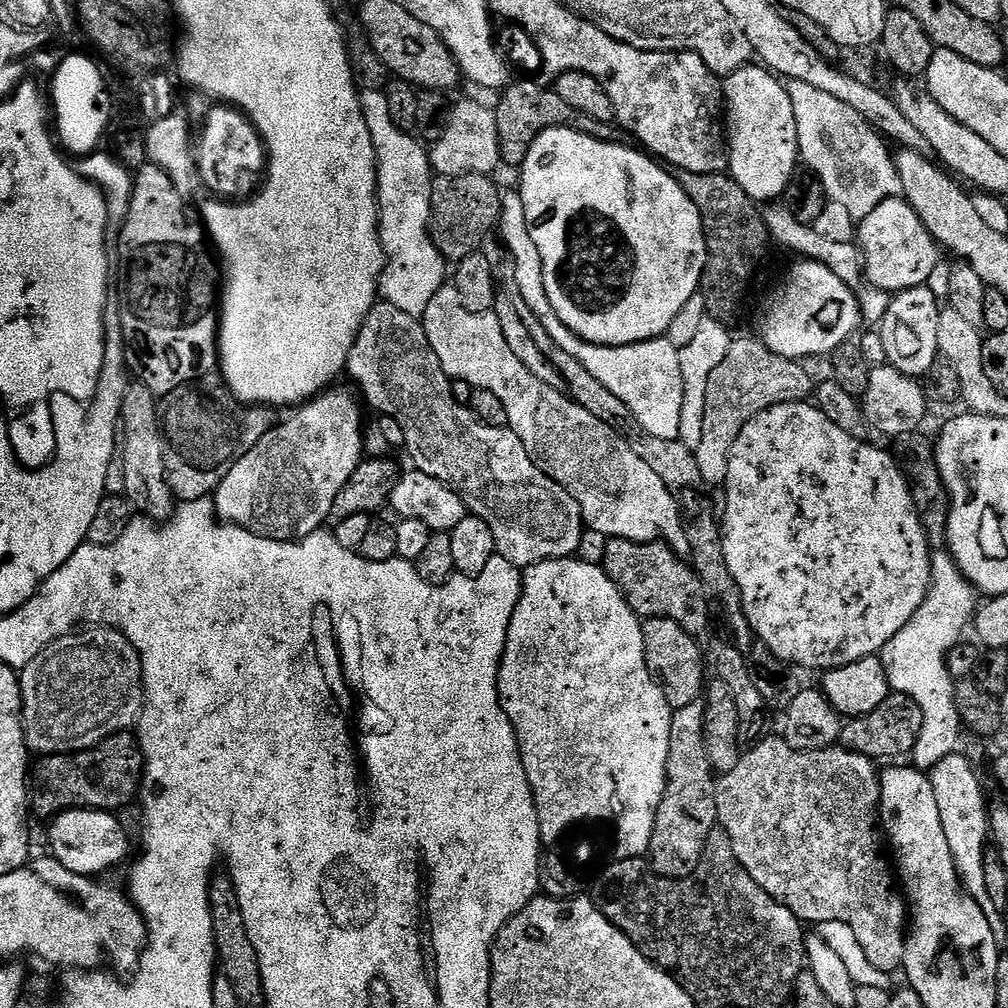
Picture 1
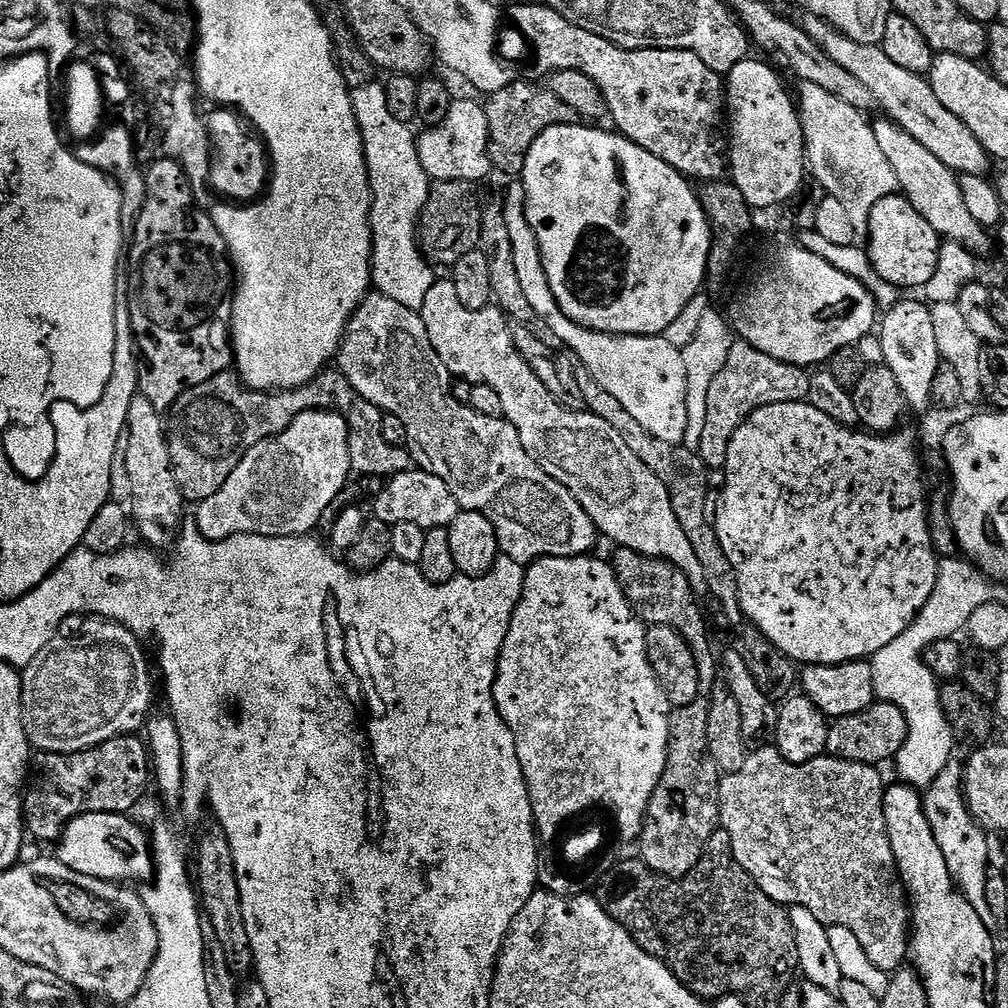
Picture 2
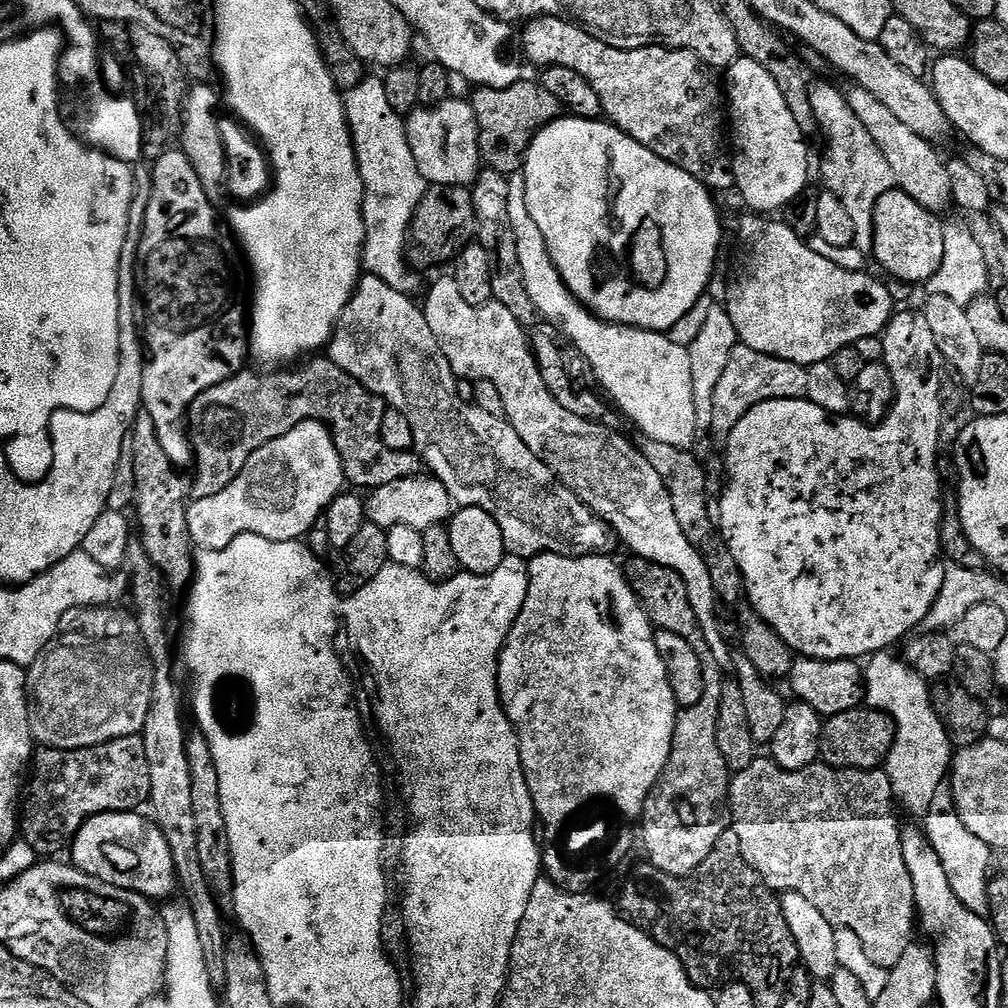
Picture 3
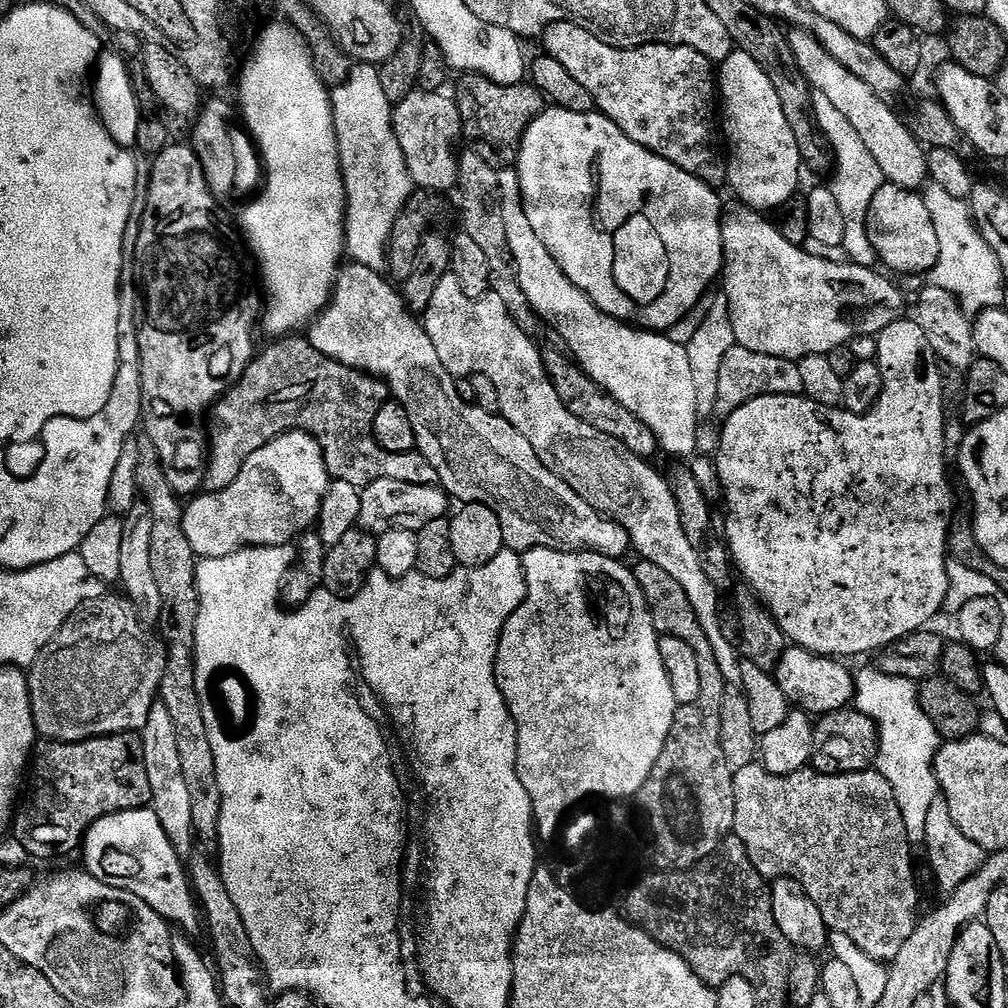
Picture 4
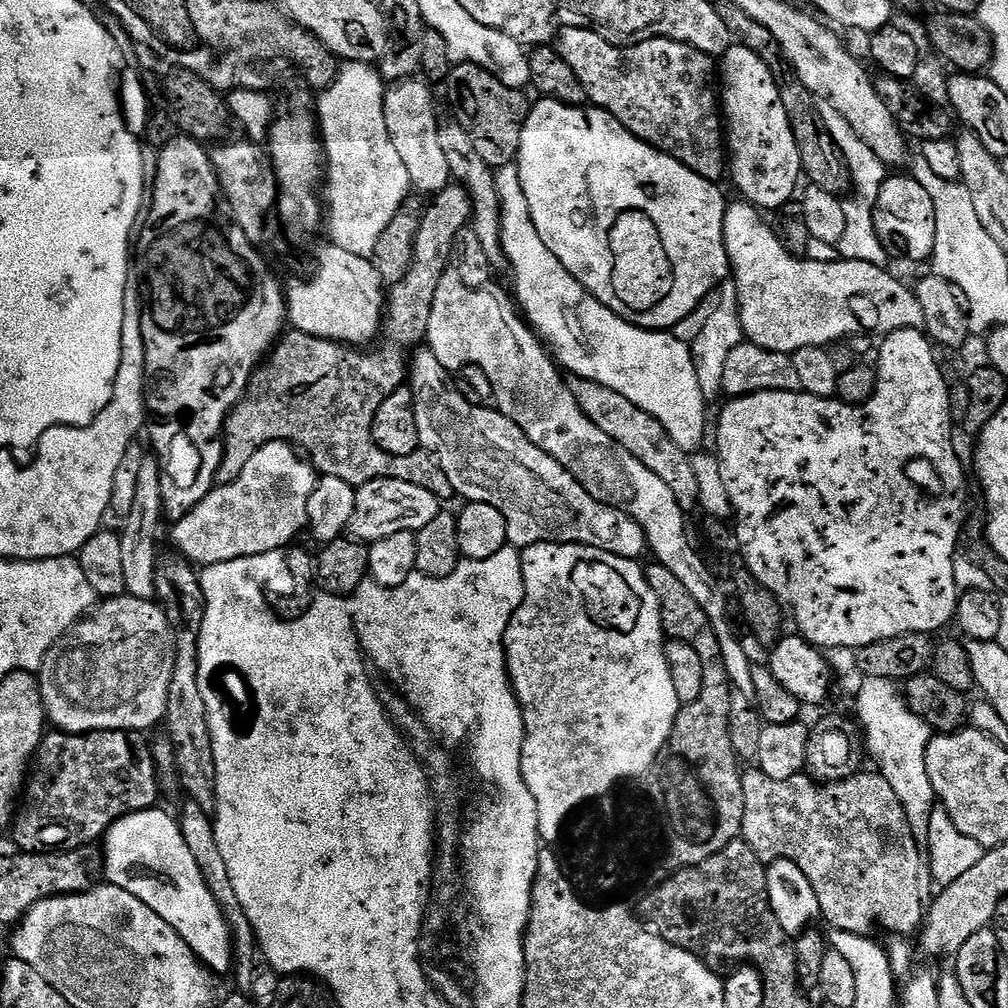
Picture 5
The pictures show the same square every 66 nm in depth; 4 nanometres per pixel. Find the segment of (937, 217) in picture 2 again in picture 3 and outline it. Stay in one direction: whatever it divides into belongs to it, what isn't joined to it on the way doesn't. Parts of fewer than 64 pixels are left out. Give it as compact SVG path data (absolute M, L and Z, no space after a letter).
M855 86L849 89L846 99L850 110L854 110L858 122L866 126L870 138L874 138L878 150L882 150L882 158L890 162L895 187L906 193L912 199L912 203L922 205L933 214L940 214L944 207L949 207L952 204L950 180L945 161L940 161L939 154L932 149L935 147L918 134L914 134L914 130L910 130L910 126L905 126L891 110L886 110L886 106L882 106L882 102L874 98L874 94Z

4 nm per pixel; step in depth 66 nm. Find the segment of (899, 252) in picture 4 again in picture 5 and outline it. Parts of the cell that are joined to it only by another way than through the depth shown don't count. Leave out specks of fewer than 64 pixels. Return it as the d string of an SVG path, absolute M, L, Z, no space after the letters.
M889 175L872 210L874 226L882 246L893 257L905 256L908 262L928 262L935 248L935 214L930 198L911 175Z

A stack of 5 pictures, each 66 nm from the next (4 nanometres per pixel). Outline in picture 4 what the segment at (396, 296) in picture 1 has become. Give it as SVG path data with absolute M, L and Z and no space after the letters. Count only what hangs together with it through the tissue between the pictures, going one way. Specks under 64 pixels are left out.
M362 63L353 67L350 78L331 97L336 140L340 143L340 165L348 191L346 252L353 261L383 273L388 267L388 245L392 242L396 219L414 191L412 175L392 125L394 101L386 98L386 90L382 90L379 67Z

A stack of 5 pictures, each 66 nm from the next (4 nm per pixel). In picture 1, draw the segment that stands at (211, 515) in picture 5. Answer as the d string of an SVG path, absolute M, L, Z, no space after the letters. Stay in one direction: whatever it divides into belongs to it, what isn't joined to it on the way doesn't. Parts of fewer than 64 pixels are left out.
M335 388L325 390L297 407L289 420L281 419L252 450L234 462L234 470L222 478L214 493L214 512L221 521L245 528L255 536L265 536L267 540L289 542L302 540L325 527L330 506L334 506L334 498L338 498L338 490L350 482L350 474L354 474L365 455L365 429L360 426L361 401L346 389Z

